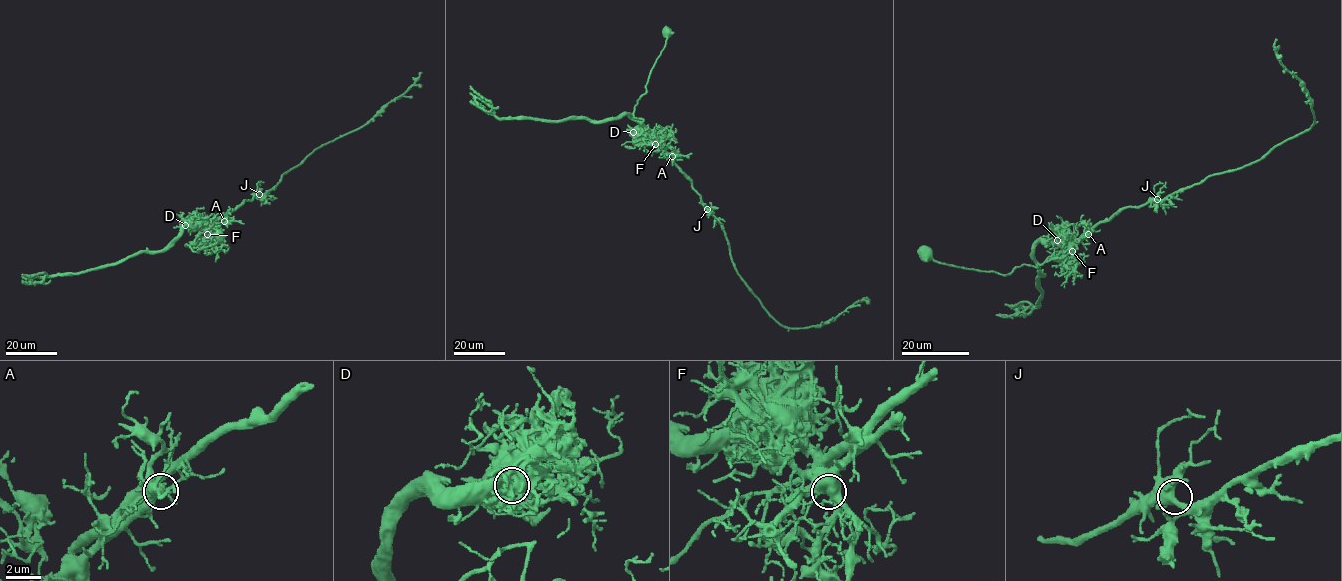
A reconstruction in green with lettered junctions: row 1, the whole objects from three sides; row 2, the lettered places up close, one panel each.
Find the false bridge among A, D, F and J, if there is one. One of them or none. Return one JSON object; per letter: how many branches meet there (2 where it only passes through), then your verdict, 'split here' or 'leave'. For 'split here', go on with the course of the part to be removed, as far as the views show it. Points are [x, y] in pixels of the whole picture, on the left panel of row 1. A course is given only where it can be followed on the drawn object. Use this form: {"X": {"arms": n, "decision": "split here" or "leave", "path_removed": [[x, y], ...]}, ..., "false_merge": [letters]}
{"A": {"arms": 5, "decision": "leave"}, "D": {"arms": 7, "decision": "split here", "path_removed": [[185, 225], [194, 226], [185, 227], [163, 249], [142, 251], [79, 273], [46, 275], [41, 282], [22, 282]]}, "F": {"arms": 5, "decision": "leave"}, "J": {"arms": 4, "decision": "leave"}, "false_merge": ["D"]}

